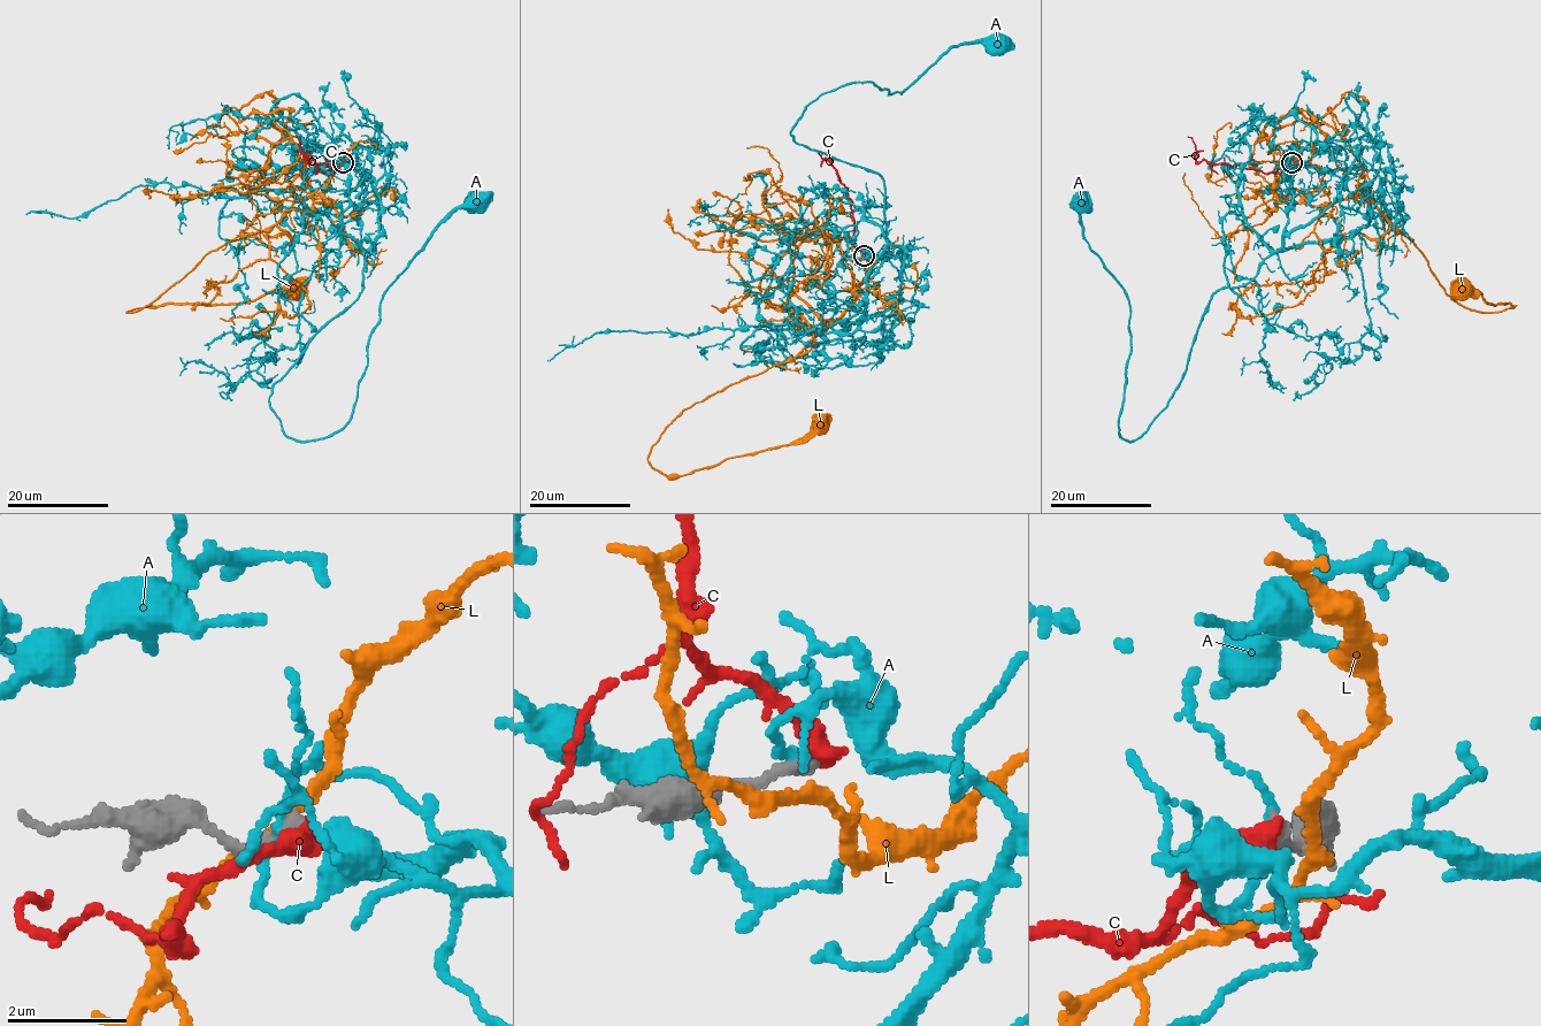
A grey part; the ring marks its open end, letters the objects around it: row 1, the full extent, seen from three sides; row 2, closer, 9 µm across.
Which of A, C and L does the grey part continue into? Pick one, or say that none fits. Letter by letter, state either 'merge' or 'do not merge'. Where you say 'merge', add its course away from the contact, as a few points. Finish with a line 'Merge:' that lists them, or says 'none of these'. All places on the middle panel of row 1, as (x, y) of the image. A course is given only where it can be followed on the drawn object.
A: do not merge
C: do not merge
L: do not merge
Merge: none of these

